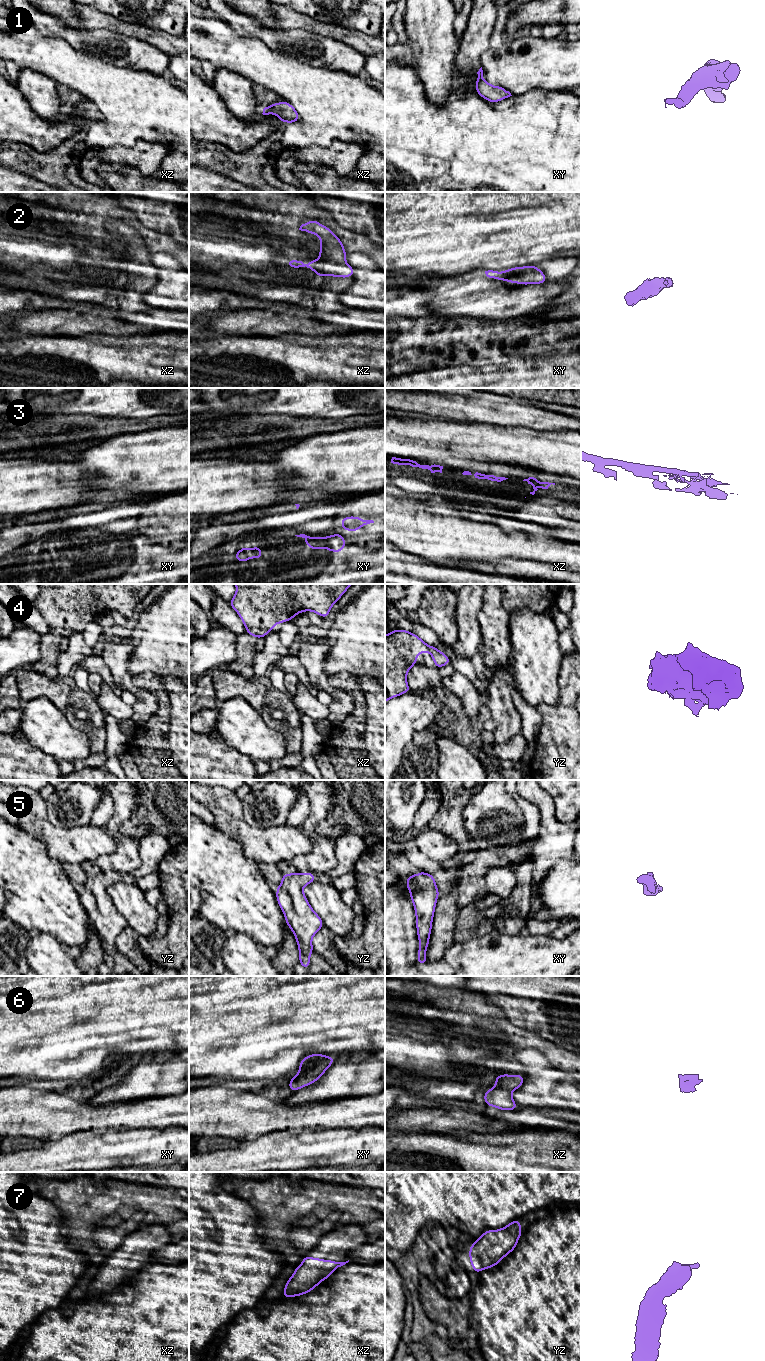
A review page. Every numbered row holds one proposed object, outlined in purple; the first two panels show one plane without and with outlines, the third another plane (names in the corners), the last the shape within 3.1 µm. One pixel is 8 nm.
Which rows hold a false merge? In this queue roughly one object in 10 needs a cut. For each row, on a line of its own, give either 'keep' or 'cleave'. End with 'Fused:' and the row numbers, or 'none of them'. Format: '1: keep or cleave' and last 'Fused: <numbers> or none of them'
1: keep
2: keep
3: cleave
4: keep
5: keep
6: keep
7: keep
Fused: 3

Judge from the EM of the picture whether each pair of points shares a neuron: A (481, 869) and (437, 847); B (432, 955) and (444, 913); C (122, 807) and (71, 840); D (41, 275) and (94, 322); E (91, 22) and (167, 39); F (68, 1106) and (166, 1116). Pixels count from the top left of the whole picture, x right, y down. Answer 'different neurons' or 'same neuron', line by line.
A: different neurons
B: same neuron
C: different neurons
D: different neurons
E: same neuron
F: same neuron

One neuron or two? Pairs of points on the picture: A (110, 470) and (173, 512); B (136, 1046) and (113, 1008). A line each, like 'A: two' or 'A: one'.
A: two
B: one

